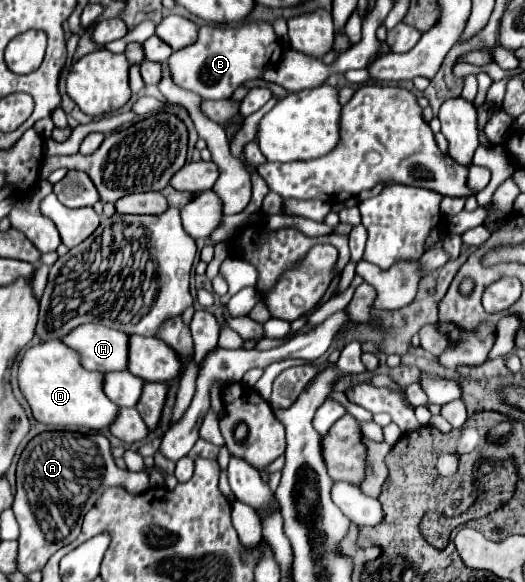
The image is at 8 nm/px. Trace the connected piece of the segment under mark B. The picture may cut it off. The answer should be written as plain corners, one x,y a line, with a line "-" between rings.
248,21
235,27
204,25
198,31
196,43
170,55
168,65
176,85
198,93
202,99
228,99
238,85
258,79
264,67
276,65
282,59
282,43
266,21

